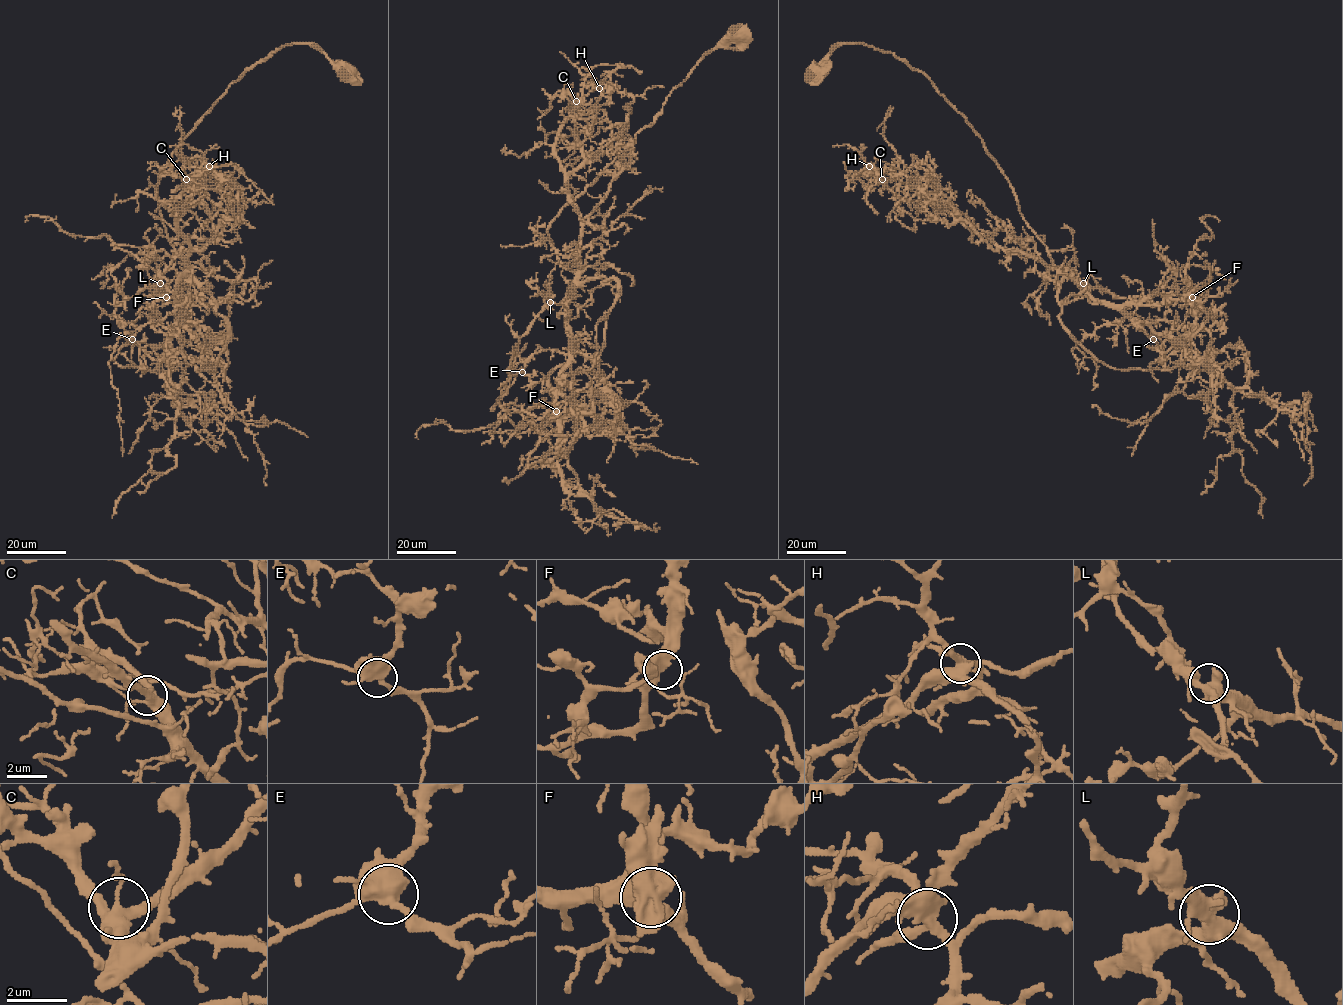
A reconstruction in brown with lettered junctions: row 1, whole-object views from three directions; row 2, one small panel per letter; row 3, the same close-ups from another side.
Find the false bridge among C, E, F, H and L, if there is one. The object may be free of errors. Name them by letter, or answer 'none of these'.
H

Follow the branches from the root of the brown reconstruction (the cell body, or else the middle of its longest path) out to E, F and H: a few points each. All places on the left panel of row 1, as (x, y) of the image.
E: (346, 73), (312, 45), (282, 46), (180, 143), (158, 183), (167, 238), (187, 266), (179, 314), (132, 339)
F: (346, 73), (312, 45), (282, 46), (180, 143), (158, 183), (167, 238), (187, 266), (183, 303), (166, 297)
H: (346, 73), (312, 45), (282, 46), (180, 143), (158, 199), (187, 266), (191, 246), (165, 205), (209, 166)

